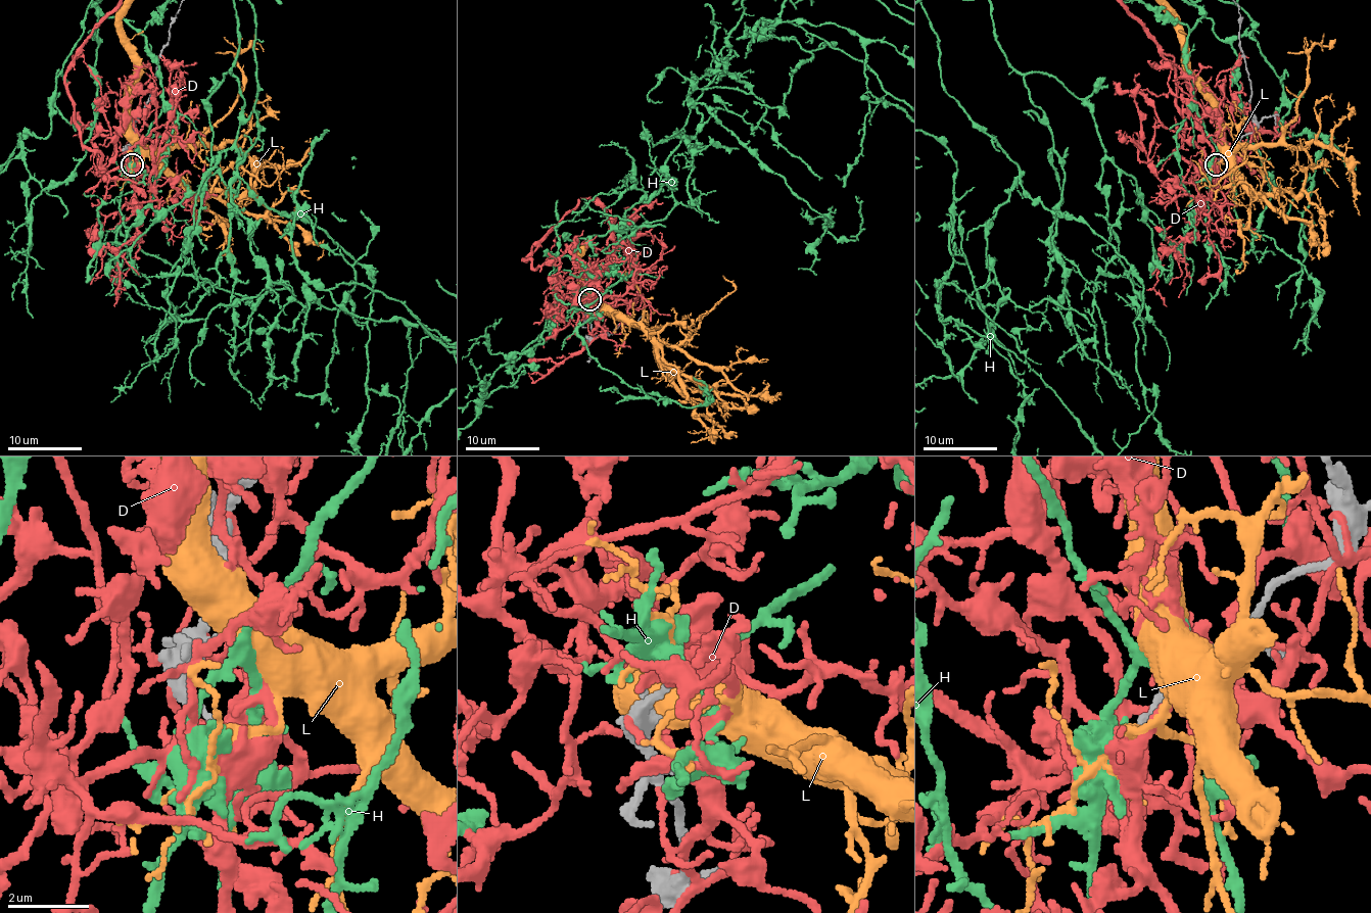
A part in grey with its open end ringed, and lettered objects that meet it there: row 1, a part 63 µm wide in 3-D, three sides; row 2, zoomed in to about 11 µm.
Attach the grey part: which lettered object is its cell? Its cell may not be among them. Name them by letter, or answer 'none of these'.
none of these

